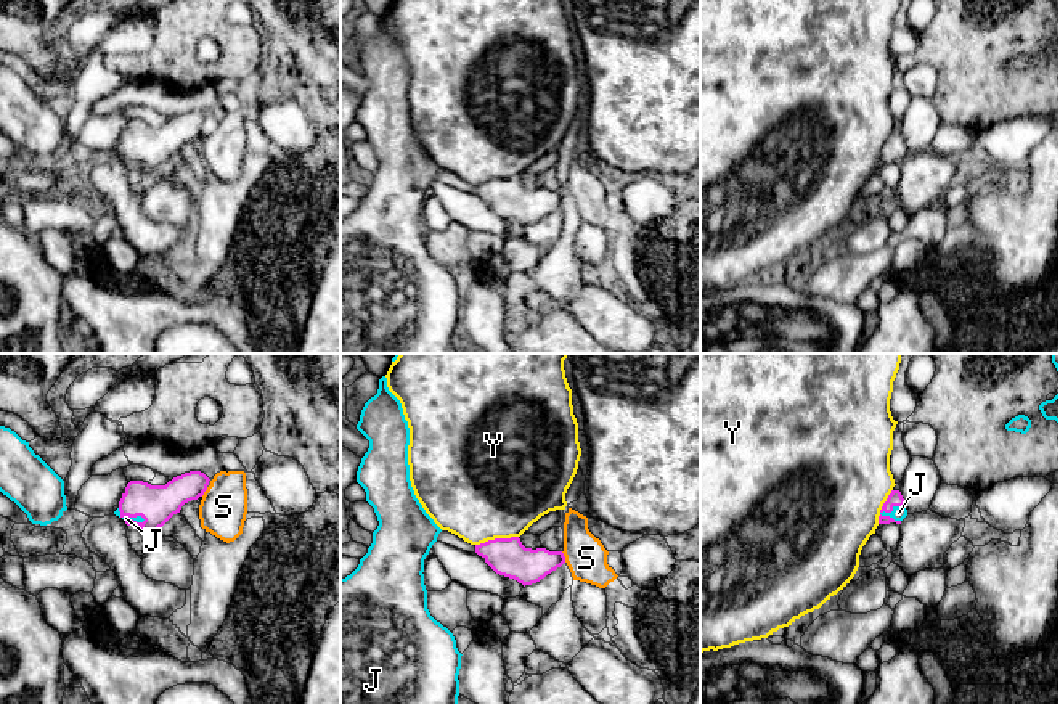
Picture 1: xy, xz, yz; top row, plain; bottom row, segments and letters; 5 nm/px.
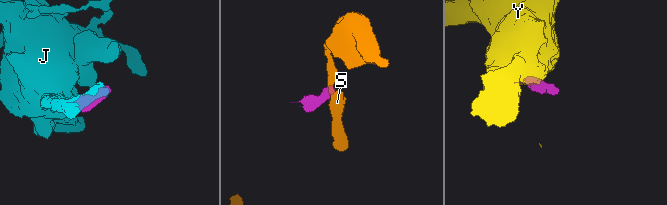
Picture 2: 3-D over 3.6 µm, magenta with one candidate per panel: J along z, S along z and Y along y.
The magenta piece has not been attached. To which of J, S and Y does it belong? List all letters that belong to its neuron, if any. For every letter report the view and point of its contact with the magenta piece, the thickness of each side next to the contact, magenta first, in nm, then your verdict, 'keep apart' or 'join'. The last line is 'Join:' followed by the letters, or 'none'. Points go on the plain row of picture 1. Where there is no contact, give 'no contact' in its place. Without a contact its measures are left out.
J: yz (892, 150) | 80/70 nm | join
S: xz (564, 196) | 180/200 nm | keep apart
Y: xz (497, 179) | 190/500 nm | keep apart
Join: J

